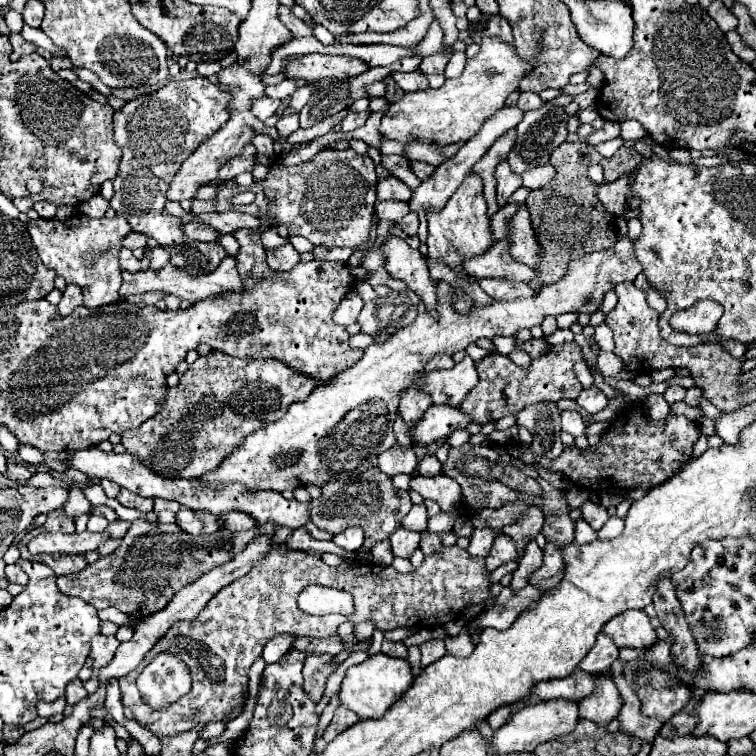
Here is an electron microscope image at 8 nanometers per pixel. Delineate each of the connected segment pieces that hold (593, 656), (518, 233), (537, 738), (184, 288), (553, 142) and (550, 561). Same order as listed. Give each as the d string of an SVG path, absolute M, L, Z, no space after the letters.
M598 634L596 644L590 648L588 656L578 664L580 670L586 670L588 674L600 674L612 664L612 660L618 658L618 648L614 646L612 640L608 640L606 634Z
M522 206L516 216L510 220L510 252L512 256L530 266L538 268L540 266L540 244L536 244L536 234L532 232L532 222L528 208Z
M548 700L548 702L540 702L540 704L528 704L522 710L518 710L500 730L494 732L492 750L494 750L494 754L498 754L498 752L512 752L512 750L534 752L534 748L538 744L548 742L552 738L560 738L564 734L570 734L576 728L578 720L580 720L580 716L578 716L576 702Z
M232 256L224 258L214 272L204 274L204 276L190 276L188 272L184 272L184 270L180 270L180 268L176 268L168 262L162 270L148 268L144 272L122 272L122 278L124 278L122 288L120 288L122 298L132 296L132 294L146 294L146 292L152 292L152 290L164 290L168 294L198 302L198 300L206 300L206 298L212 298L212 296L226 296L230 292L244 292L244 282L240 280L240 276L236 272L236 260Z
M544 104L538 110L530 110L524 114L524 120L516 126L518 128L518 138L516 138L516 146L514 150L508 154L508 164L512 168L512 172L522 174L534 166L542 166L550 160L550 154L556 146L560 146L566 136L566 122L568 122L568 114L564 112L564 108L552 106L552 104Z
M548 542L542 552L544 552L542 566L528 576L528 584L536 584L542 592L546 592L546 590L554 588L562 580L562 576L564 576L564 560L562 560L562 550L556 544Z

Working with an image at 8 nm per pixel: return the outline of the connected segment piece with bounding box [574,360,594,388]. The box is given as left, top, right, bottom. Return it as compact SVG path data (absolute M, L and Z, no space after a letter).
M580 360L580 362L576 362L576 364L574 364L574 368L576 368L576 376L578 376L578 380L580 380L580 384L582 384L584 388L588 388L588 386L592 386L592 384L594 384L592 374L590 374L588 366L586 366L582 360Z

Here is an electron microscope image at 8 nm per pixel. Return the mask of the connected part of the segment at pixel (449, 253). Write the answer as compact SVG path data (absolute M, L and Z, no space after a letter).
M470 172L442 210L428 212L428 258L440 260L450 266L456 274L472 278L464 272L464 260L484 254L492 244L494 238L488 218L488 204L482 196L482 180L480 176Z

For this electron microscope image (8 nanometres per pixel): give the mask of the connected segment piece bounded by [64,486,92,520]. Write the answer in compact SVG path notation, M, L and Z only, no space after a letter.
M72 486L72 488L70 488L70 498L68 498L68 502L64 504L64 512L72 512L72 520L76 520L80 514L90 514L90 508L92 508L92 504L90 504L88 498L84 496L82 488Z

